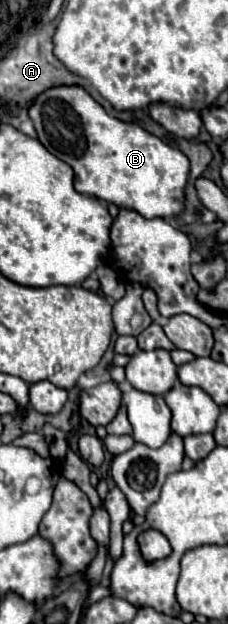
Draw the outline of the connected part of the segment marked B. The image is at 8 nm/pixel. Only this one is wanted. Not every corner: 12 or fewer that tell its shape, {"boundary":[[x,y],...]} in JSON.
{"boundary":[[84,86],[28,108],[74,188],[146,218],[182,212],[188,158]]}

